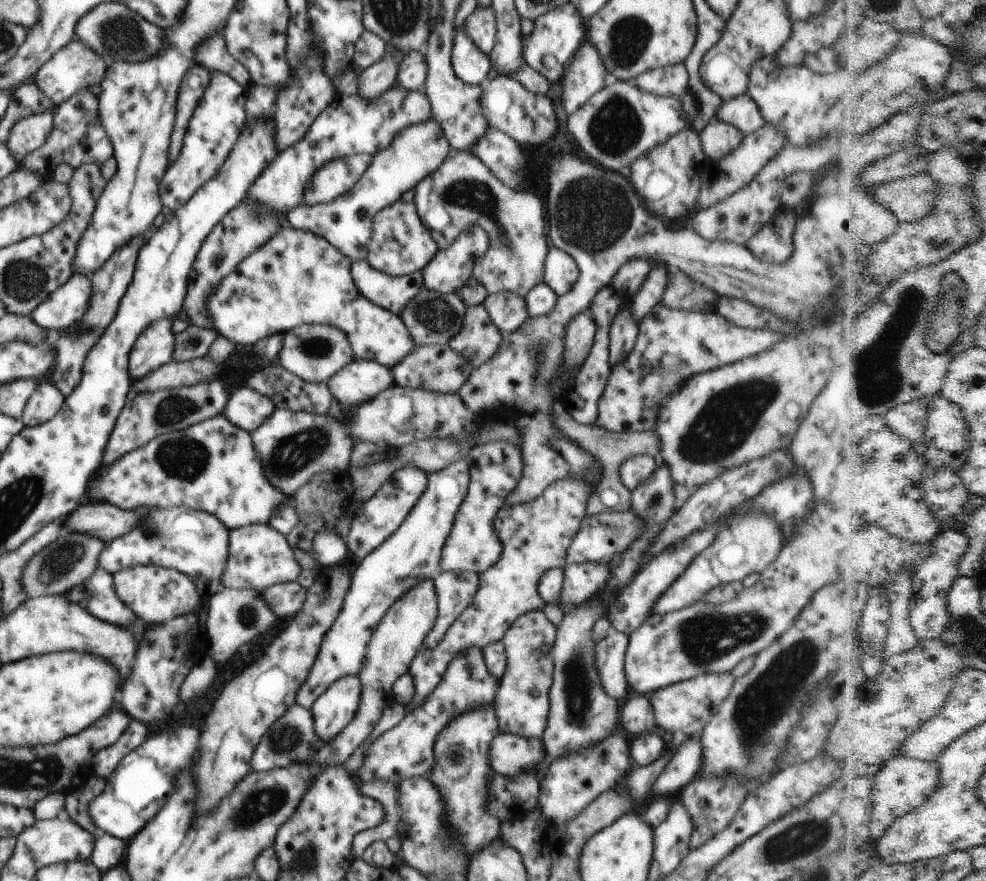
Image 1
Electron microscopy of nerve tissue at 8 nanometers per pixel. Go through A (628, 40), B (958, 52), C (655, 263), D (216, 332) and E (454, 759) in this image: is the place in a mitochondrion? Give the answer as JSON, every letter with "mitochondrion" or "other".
{"A":"mitochondrion","B":"other","C":"other","D":"other","E":"mitochondrion"}

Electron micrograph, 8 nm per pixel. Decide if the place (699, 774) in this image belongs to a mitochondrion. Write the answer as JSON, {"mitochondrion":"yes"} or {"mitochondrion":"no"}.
{"mitochondrion":"no"}

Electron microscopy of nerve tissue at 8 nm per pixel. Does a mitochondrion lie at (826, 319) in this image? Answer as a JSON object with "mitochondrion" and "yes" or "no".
{"mitochondrion":"no"}

